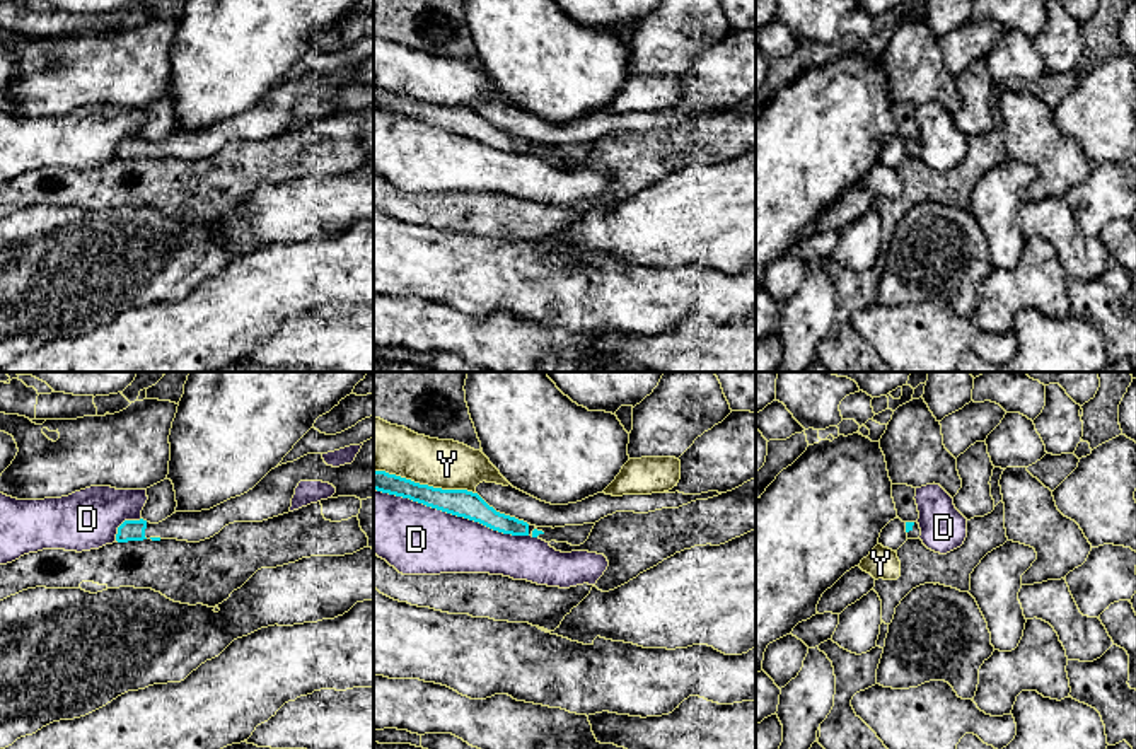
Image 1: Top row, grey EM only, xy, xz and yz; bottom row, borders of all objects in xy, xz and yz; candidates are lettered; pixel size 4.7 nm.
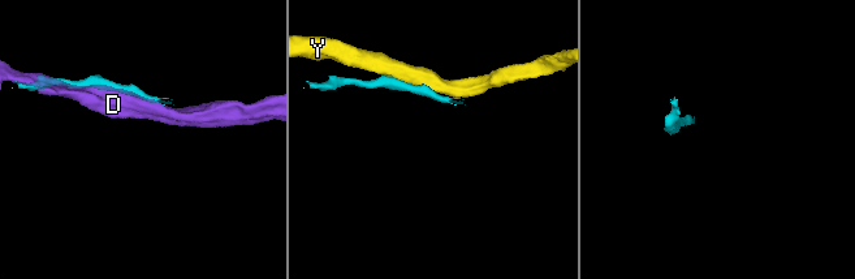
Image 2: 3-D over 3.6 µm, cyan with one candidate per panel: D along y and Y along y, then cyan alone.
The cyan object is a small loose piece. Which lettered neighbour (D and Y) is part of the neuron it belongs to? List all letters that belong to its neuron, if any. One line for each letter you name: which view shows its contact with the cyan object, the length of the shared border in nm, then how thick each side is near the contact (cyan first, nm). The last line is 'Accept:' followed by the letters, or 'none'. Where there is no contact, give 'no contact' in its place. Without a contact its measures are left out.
Accept: none

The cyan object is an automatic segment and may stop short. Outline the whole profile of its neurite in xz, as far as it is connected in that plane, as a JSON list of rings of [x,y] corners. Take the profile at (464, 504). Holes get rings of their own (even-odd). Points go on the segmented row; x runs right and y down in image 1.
[[[374,471],[374,490],[409,498],[426,507],[479,522],[493,531],[512,536],[532,536],[546,543],[583,544],[595,524],[565,525],[565,527],[536,527],[515,517],[496,512],[478,493],[467,490],[442,490],[420,485],[411,479]]]

